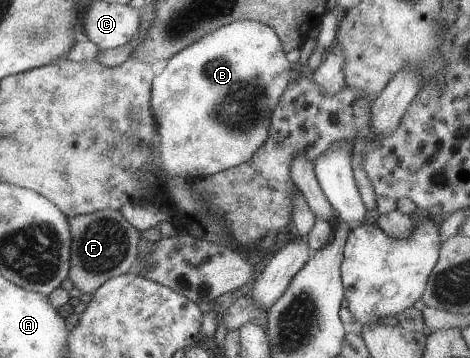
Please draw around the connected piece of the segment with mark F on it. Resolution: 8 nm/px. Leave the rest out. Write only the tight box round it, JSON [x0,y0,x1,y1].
[68,209,140,293]

